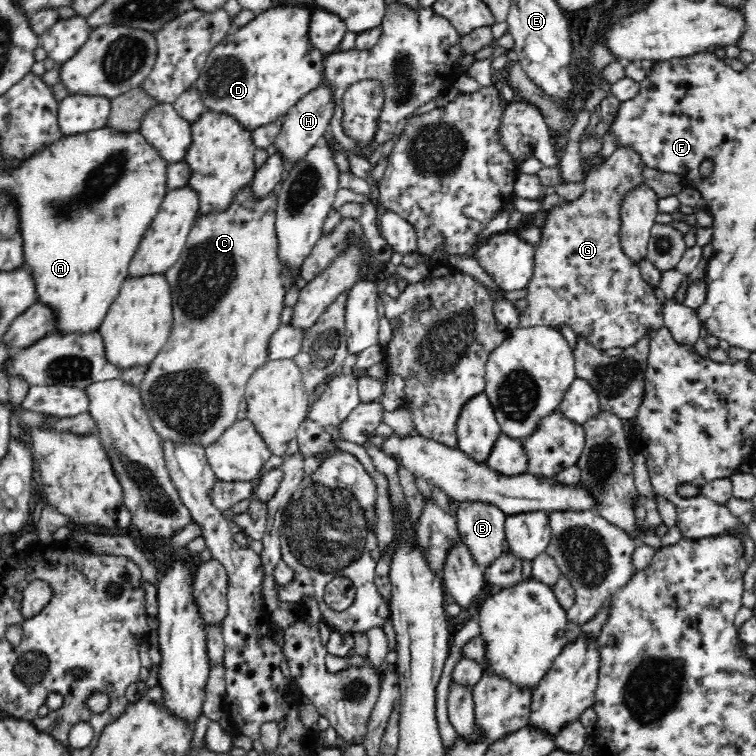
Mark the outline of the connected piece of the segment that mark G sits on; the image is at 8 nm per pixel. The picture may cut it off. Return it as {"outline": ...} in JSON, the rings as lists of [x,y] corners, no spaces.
{"outline":[[[617,145],[613,154],[600,166],[596,166],[583,179],[584,194],[578,200],[559,203],[538,217],[542,228],[542,240],[534,246],[535,270],[530,284],[526,308],[520,312],[520,325],[570,326],[574,332],[584,337],[594,346],[608,350],[633,346],[644,336],[649,336],[664,327],[663,304],[658,302],[654,288],[641,275],[638,265],[622,252],[620,244],[620,212],[624,196],[634,188],[645,186],[644,170],[646,163],[642,153],[632,145]]]}

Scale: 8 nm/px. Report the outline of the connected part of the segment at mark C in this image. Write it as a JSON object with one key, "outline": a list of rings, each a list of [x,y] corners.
{"outline":[[[252,181],[243,184],[238,192],[234,193],[234,200],[225,209],[221,211],[208,211],[207,213],[199,213],[192,230],[187,236],[186,244],[180,253],[176,264],[172,268],[166,270],[165,275],[172,289],[172,308],[174,322],[172,330],[169,332],[166,344],[160,349],[160,352],[151,360],[146,368],[144,378],[140,382],[139,391],[142,397],[149,421],[154,430],[161,438],[174,441],[184,441],[184,443],[199,444],[204,448],[206,445],[218,440],[218,437],[236,421],[238,414],[238,404],[242,398],[245,398],[245,388],[250,376],[258,368],[261,367],[268,358],[268,348],[270,346],[270,338],[274,332],[282,324],[282,312],[284,310],[284,296],[290,292],[290,288],[294,288],[296,284],[296,275],[292,271],[293,266],[285,264],[281,260],[280,251],[278,251],[278,235],[276,235],[276,210],[278,208],[278,194],[280,194],[280,184],[276,185],[268,194],[263,197],[256,197],[254,189],[252,189]]]}

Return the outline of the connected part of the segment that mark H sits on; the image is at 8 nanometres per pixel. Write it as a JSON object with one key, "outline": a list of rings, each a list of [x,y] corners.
{"outline":[[[320,83],[316,88],[301,96],[296,104],[293,104],[284,117],[284,125],[280,135],[275,138],[276,150],[286,157],[286,168],[289,169],[298,159],[301,159],[305,152],[308,152],[322,138],[329,135],[330,126],[334,117],[336,99],[332,97],[332,85]]]}

